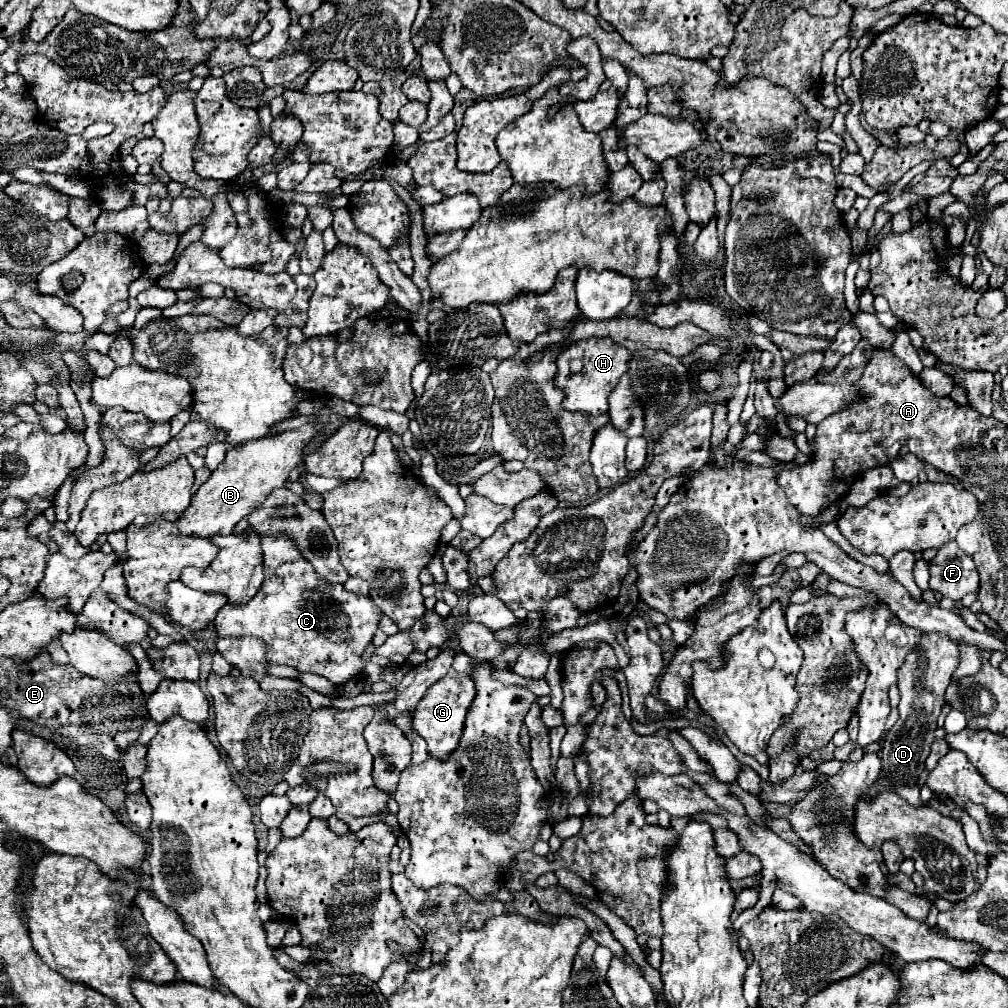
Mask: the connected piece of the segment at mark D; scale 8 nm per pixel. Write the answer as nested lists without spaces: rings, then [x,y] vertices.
[[[923,634],[919,640],[917,650],[909,654],[905,666],[899,670],[899,720],[887,732],[883,748],[881,748],[881,762],[883,762],[883,778],[893,786],[913,786],[917,784],[923,768],[925,758],[929,756],[929,746],[935,740],[937,730],[937,716],[945,704],[945,690],[951,682],[951,674],[957,668],[957,652],[959,646],[947,638],[945,634]]]

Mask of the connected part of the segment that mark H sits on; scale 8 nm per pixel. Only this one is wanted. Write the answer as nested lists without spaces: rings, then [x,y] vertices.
[[[589,338],[581,342],[573,342],[557,356],[557,374],[555,374],[555,386],[565,392],[565,398],[561,402],[563,410],[573,412],[587,412],[587,414],[603,414],[607,412],[607,398],[613,392],[613,388],[619,384],[619,378],[627,370],[629,350],[623,346],[617,346],[611,338]]]

